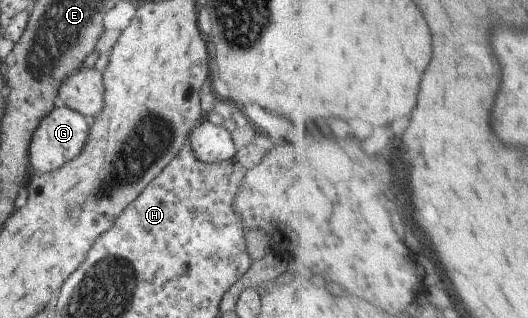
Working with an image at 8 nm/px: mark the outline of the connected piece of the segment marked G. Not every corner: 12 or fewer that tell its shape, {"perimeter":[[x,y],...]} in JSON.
{"perimeter":[[60,104],[27,145],[33,172],[49,173],[80,152],[88,125]]}

